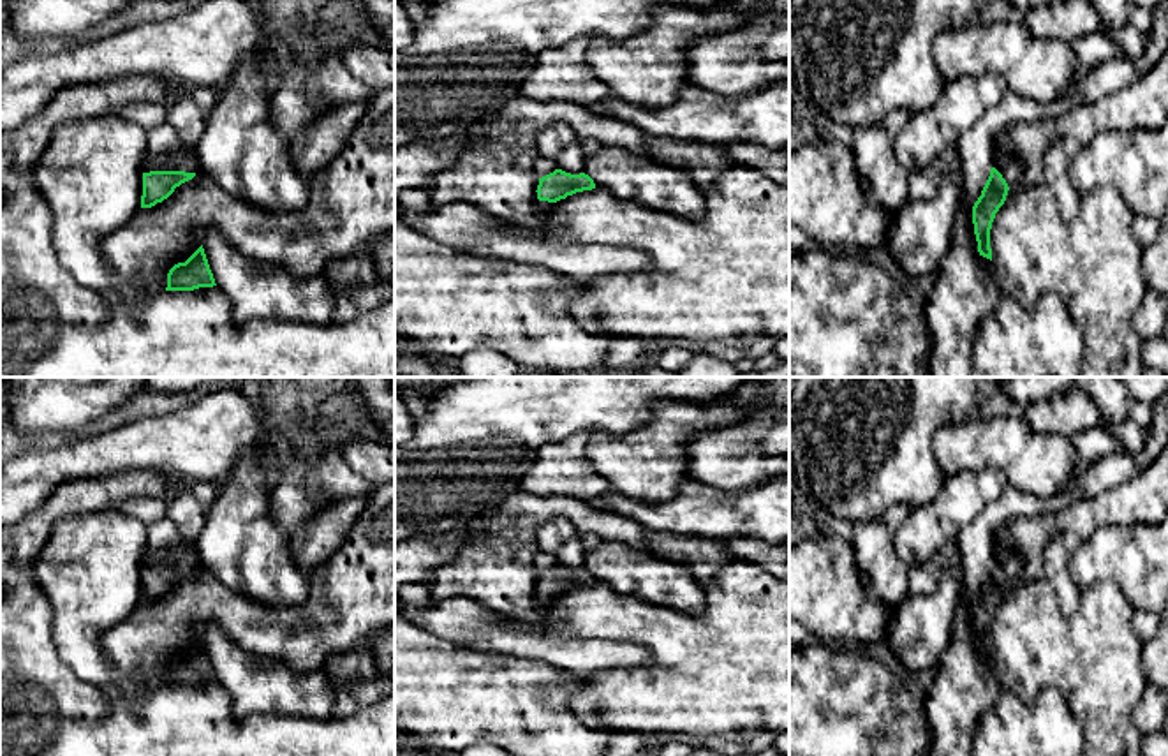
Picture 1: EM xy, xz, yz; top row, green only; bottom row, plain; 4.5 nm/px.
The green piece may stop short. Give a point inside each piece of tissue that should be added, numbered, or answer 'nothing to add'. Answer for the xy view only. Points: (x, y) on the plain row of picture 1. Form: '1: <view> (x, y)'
1: xy (182, 554)

